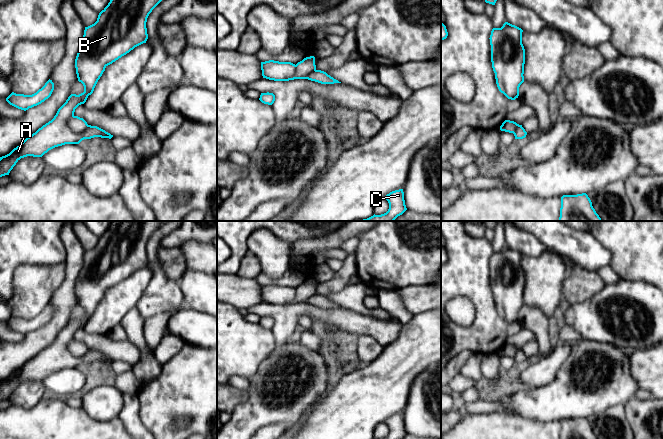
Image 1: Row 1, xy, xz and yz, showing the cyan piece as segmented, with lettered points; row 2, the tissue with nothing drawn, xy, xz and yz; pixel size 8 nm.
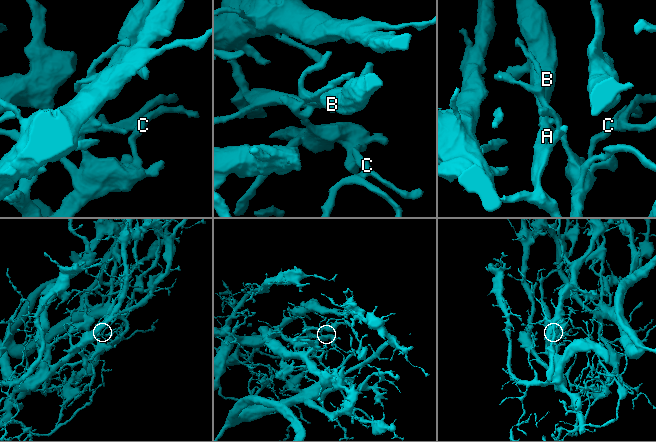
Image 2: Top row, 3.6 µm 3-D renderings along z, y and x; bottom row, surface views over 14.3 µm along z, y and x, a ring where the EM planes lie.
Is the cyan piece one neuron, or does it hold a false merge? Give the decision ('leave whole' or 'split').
split

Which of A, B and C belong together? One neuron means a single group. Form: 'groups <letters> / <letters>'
groups A B / C

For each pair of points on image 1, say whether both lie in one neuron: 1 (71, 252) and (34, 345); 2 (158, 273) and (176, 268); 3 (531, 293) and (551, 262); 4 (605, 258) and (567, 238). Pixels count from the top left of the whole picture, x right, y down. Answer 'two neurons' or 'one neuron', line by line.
1: one neuron
2: two neurons
3: one neuron
4: one neuron

